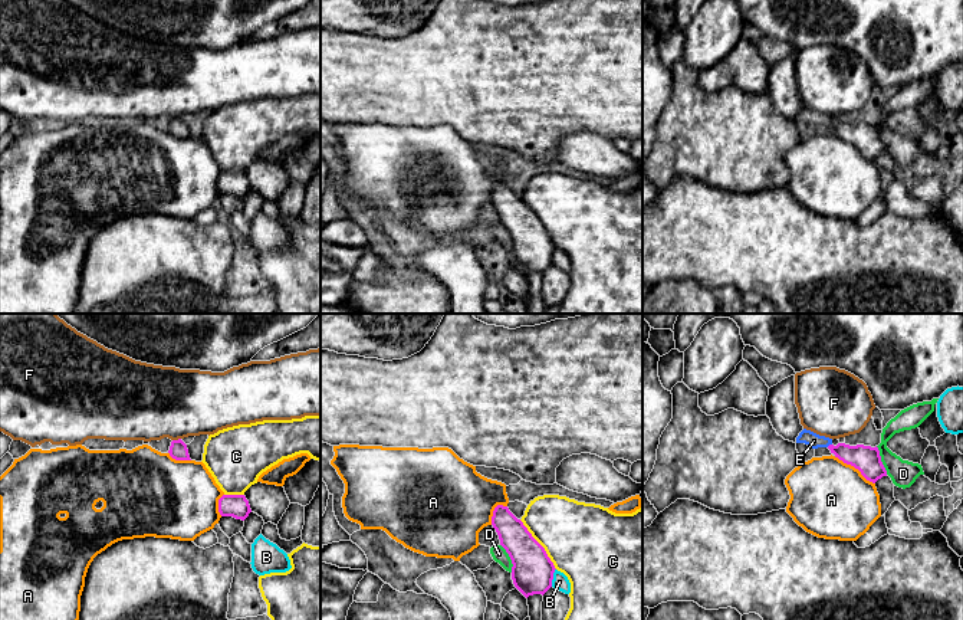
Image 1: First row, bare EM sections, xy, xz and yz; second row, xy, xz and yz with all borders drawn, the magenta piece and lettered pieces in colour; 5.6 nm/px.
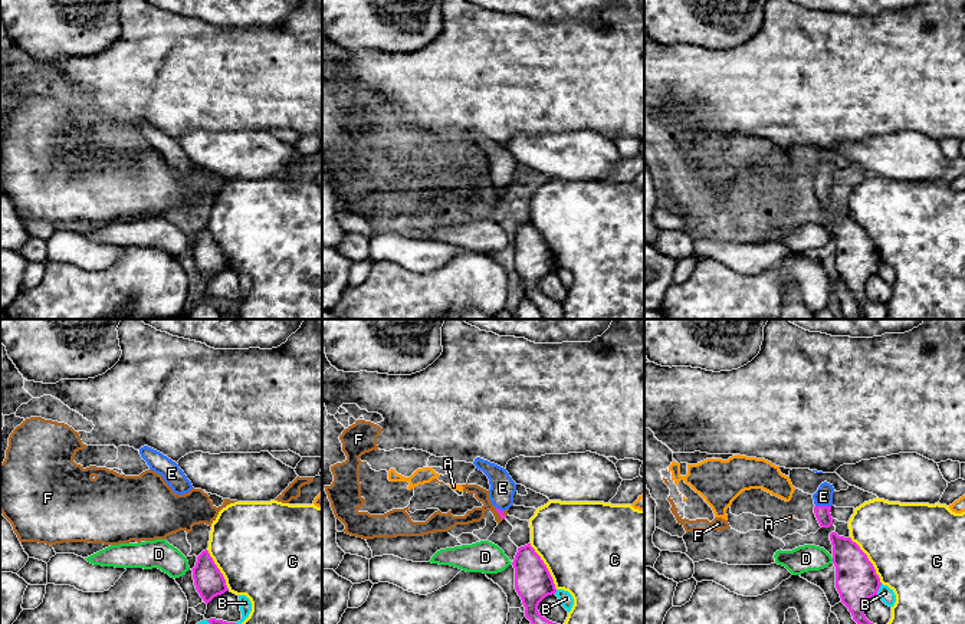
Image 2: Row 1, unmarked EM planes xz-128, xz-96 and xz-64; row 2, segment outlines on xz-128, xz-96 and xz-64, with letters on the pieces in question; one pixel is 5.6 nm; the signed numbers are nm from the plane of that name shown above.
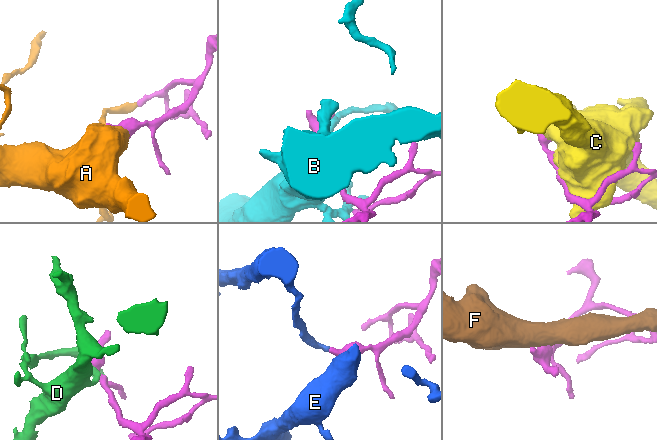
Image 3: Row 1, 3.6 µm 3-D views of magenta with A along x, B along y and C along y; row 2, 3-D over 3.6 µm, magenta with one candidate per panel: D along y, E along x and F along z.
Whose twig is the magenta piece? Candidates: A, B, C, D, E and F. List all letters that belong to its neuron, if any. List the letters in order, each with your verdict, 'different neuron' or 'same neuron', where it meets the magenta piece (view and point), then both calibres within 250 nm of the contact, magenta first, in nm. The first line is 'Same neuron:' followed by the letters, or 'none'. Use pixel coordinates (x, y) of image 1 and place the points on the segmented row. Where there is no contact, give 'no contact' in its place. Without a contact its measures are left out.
Same neuron: E
A: different neuron; contact yz (854, 466); calibres 150 and 440 nm
B: different neuron; contact xz (552, 577); calibres 240 and 90 nm
C: different neuron; contact xz (539, 544); calibres 240 and 420 nm
D: different neuron; contact yz (880, 461); calibres 150 and 150 nm
E: same neuron; contact yz (830, 445); calibres 150 and 90 nm
F: different neuron; contact xy (176, 440); calibres 100 and 420 nm

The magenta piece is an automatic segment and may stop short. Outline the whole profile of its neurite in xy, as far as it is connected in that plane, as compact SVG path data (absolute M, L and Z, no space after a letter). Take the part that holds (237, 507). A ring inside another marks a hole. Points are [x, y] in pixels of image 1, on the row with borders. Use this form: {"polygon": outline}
{"polygon": "M223 495L218 499L218 512L221 516L233 516L244 521L252 509L244 495Z"}

